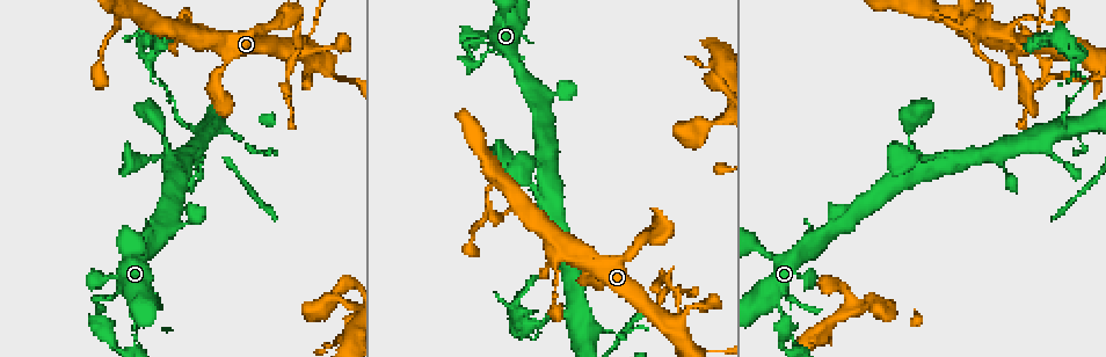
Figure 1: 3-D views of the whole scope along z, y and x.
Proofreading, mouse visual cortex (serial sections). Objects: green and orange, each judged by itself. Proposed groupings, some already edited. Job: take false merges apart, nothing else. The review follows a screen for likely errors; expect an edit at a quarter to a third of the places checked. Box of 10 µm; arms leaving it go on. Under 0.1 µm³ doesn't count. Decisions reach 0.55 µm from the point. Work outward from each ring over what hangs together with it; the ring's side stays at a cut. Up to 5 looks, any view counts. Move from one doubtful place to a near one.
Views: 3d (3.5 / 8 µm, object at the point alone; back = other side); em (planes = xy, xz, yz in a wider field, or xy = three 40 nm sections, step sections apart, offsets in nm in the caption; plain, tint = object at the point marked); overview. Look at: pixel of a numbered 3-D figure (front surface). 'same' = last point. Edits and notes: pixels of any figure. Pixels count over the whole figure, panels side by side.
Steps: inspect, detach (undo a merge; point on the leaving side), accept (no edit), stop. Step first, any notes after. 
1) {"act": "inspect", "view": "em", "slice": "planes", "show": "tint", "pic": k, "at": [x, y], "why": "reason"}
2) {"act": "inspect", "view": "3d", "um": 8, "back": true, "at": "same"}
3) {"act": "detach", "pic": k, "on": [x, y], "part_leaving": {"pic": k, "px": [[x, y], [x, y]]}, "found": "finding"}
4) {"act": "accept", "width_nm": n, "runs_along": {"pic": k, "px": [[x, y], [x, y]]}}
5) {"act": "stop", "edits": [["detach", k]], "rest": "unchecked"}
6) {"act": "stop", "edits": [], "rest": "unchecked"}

{"act": "inspect", "view": "3d", "um": 3.5, "pic": 1, "at": [1063, 116], "why": "thick turns thin"}

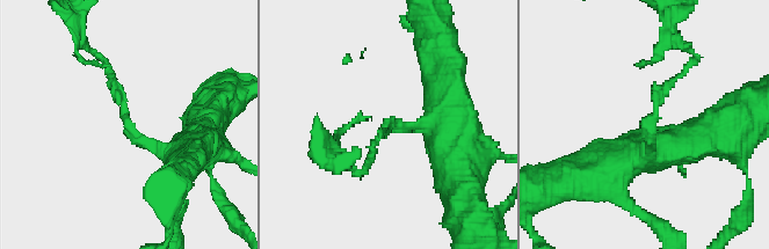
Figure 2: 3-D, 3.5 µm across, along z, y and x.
{"act": "inspect", "view": "em", "slice": "xy", "step": 1, "show": "tint", "pic": 2, "at": [391, 125], "arm_widths_nm": [100, 400], "why": "shape alone is not enough"}

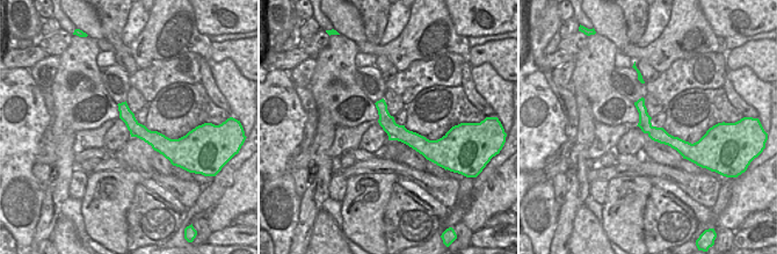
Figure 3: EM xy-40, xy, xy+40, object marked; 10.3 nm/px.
{"act": "detach", "pic": 2, "on": [118, 96], "part_leaving": {"pic": 2, "px": [[132, 131], [108, 64], [89, 50]]}, "found": "a second cell is stuck on"}

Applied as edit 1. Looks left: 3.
{"act": "inspect", "view": "3d", "um": 8, "pic": 1, "at": [283, 52], "why": "branch point"}

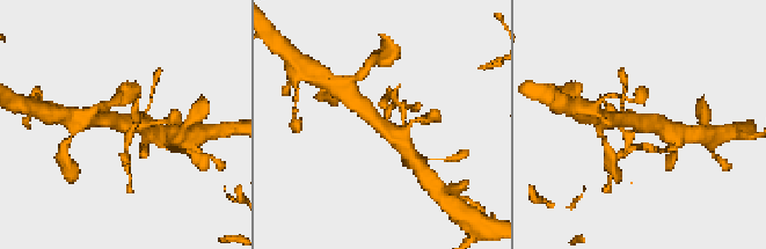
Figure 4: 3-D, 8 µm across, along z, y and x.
{"act": "inspect", "view": "em", "slice": "xy", "step": 1, "show": "tint", "at": "same", "arms": 3, "arm_widths_nm": [250, 450, 500], "why": "need the tissue"}

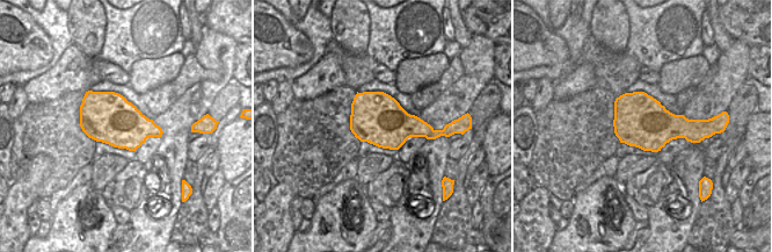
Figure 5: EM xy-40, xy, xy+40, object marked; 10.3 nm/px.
{"act": "detach", "pic": 4, "on": [384, 102], "found": "two cells meet here"}

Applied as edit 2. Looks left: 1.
{"act": "stop", "edits": [["detach", 2], ["detach", 4]], "rest": "unchecked"}

